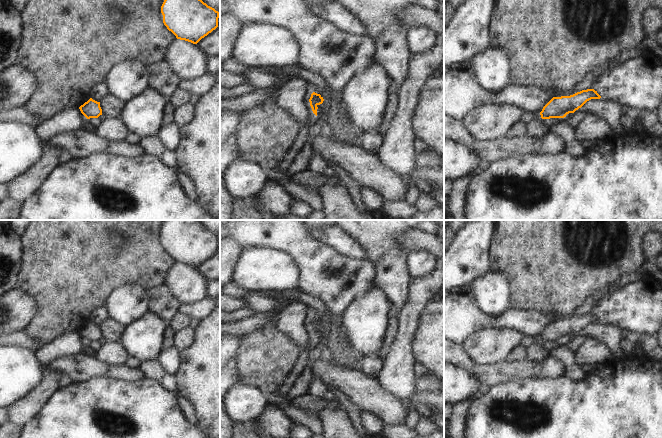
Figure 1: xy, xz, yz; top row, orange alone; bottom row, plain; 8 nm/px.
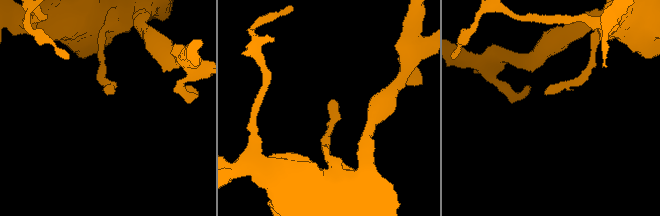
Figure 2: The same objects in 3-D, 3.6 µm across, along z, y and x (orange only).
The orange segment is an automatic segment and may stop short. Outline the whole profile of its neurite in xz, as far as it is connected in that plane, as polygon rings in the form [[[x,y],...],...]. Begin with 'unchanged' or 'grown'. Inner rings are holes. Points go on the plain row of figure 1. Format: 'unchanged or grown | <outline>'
unchanged | [[[313,316],[311,318],[311,321],[309,323],[310,326],[310,330],[312,332],[313,337],[317,340],[317,333],[318,333],[318,329],[322,328],[324,325],[323,321],[320,318],[317,318],[315,316]]]

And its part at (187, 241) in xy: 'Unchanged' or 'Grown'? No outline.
Unchanged.

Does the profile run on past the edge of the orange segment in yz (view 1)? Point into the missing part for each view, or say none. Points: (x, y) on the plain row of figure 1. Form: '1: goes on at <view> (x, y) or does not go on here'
1: does not go on here

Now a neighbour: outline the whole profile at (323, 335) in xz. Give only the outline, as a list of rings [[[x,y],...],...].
[[[321,319],[321,321],[324,323],[324,325],[322,328],[317,329],[317,340],[320,342],[321,348],[319,360],[329,362],[331,359],[333,359],[333,354],[328,346],[331,328],[326,324],[323,319]]]

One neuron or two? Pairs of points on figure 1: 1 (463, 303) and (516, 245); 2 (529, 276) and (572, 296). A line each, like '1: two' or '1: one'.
1: two
2: one

